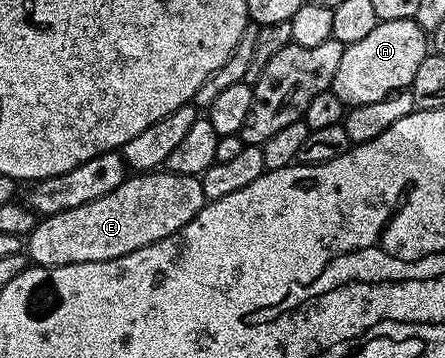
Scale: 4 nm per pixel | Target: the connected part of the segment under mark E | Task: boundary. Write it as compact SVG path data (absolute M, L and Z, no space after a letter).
M157 169L151 173L133 174L124 181L128 187L117 182L112 187L116 195L108 191L106 197L98 197L100 203L90 201L92 207L78 205L78 209L43 216L26 237L28 259L37 267L61 267L126 257L126 253L134 253L134 249L158 241L156 235L170 237L178 233L178 229L189 223L206 202L201 180L195 175Z

